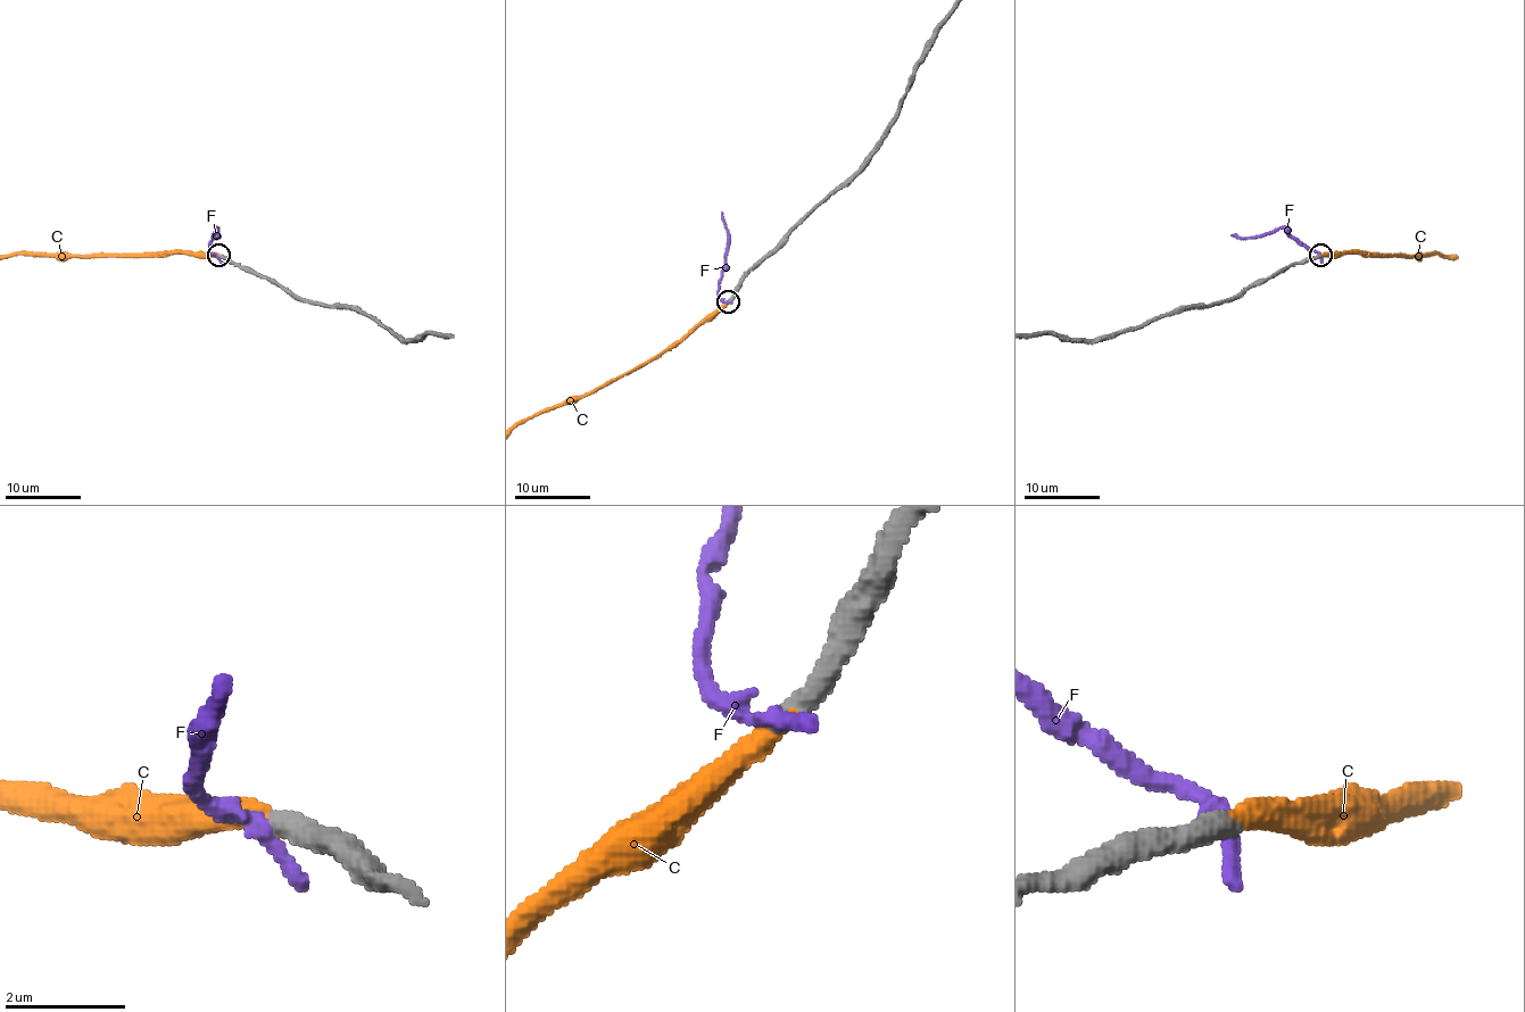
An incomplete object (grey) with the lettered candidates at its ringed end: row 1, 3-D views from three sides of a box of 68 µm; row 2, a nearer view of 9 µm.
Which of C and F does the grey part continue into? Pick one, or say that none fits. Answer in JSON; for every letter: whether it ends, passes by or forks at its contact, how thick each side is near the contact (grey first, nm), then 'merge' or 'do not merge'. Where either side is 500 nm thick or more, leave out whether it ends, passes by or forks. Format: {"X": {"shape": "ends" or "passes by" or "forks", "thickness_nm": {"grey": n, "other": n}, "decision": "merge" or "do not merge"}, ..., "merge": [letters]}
{"C": {"shape": "ends", "thickness_nm": {"grey": 420, "other": 340}, "decision": "merge"}, "F": {"shape": "ends", "thickness_nm": {"grey": 400, "other": 360}, "decision": "do not merge"}, "merge": ["C"]}

